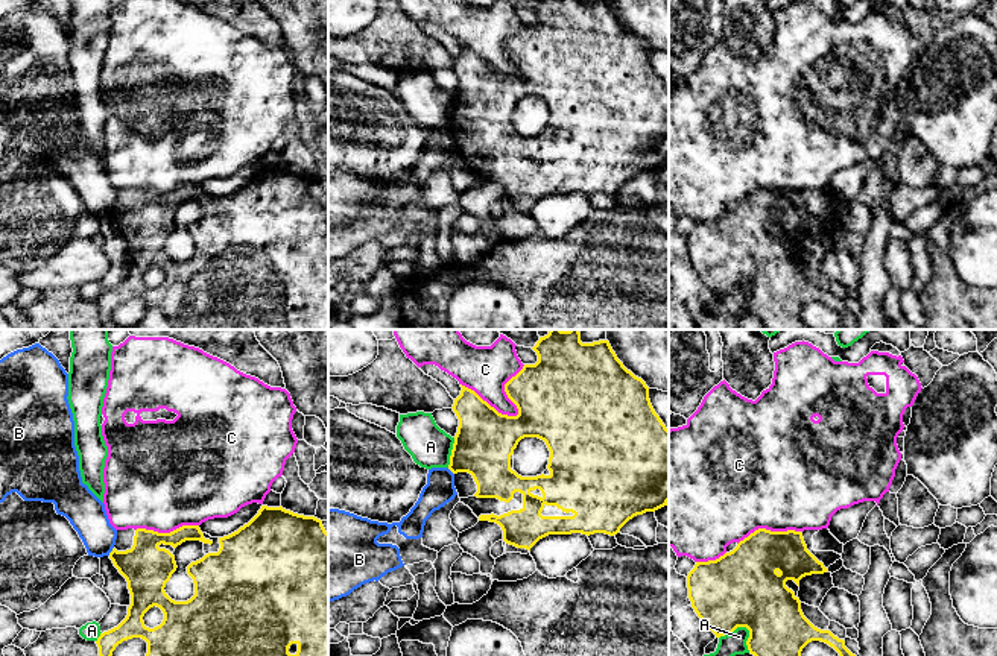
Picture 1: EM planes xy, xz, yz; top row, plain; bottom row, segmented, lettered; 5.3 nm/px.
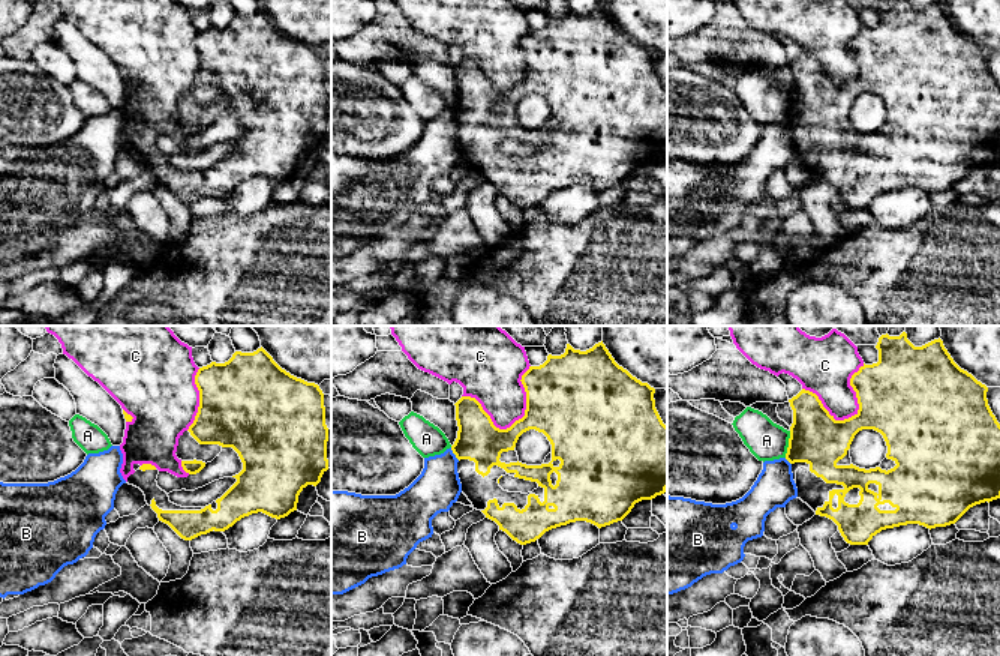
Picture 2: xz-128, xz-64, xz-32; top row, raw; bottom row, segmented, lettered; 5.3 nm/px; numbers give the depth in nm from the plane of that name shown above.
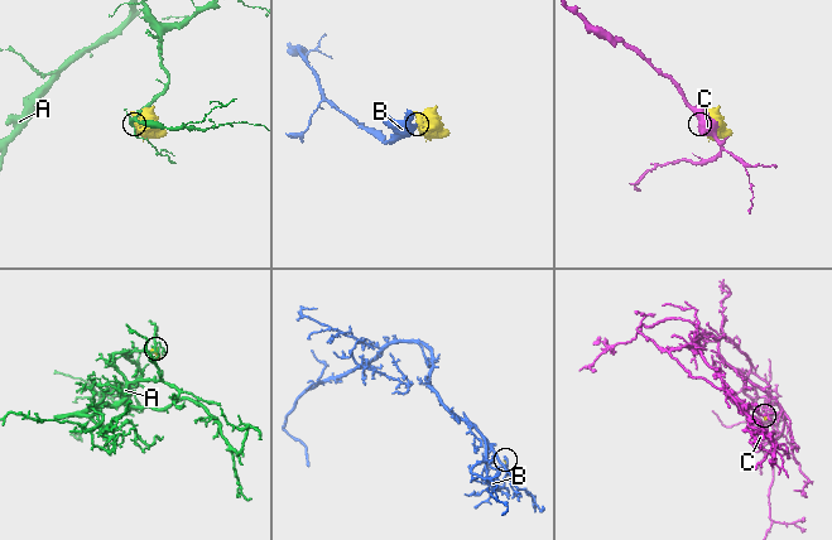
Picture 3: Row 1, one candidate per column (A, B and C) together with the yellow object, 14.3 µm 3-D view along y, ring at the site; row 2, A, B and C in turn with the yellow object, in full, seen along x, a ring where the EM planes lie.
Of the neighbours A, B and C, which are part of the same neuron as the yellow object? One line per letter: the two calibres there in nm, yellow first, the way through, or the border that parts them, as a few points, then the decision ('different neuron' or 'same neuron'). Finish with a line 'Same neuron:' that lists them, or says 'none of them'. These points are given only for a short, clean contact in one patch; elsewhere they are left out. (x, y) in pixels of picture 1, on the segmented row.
A: 400/120 nm | different neuron
B: 260/200 nm | along xy (113, 547), (108, 555) | different neuron
C: 420/200 nm | different neuron
Same neuron: none of them

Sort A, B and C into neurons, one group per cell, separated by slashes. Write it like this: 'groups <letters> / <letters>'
groups A / B / C

